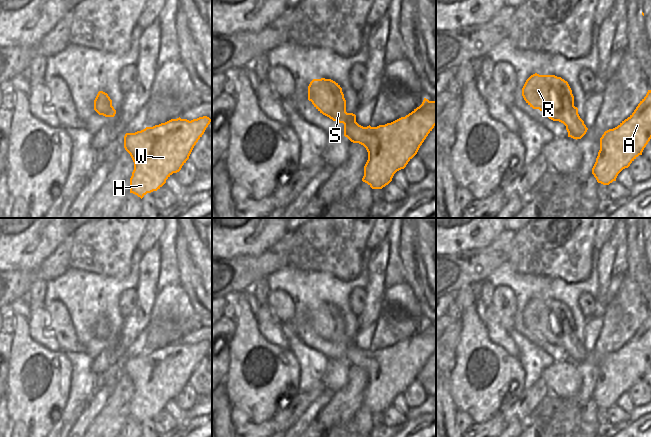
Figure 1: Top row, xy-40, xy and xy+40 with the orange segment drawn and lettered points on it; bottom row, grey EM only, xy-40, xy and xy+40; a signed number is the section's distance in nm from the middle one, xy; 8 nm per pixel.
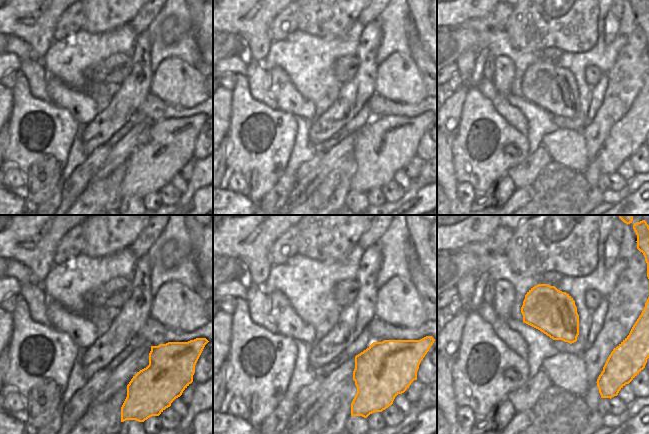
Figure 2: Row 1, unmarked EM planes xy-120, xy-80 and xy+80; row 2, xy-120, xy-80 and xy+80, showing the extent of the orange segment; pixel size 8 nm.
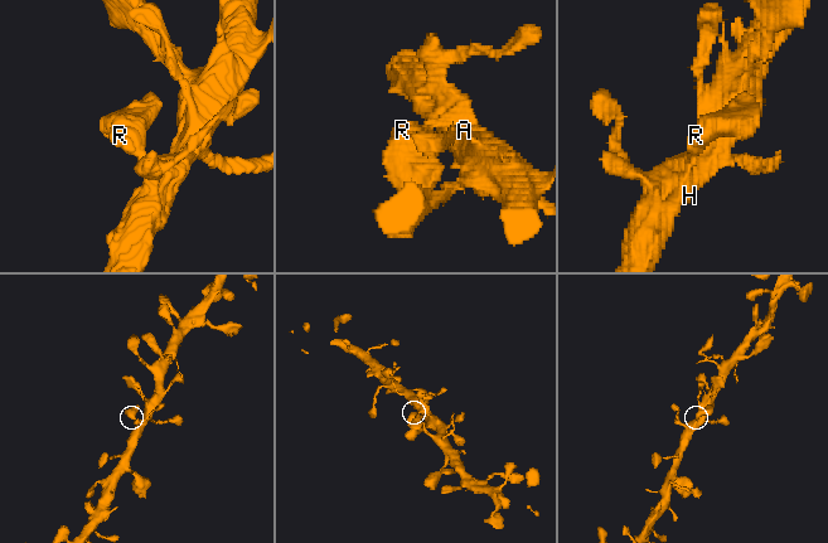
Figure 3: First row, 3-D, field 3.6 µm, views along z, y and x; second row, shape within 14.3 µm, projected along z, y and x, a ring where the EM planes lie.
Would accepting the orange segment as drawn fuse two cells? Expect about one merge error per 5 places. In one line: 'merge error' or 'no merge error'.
no merge error

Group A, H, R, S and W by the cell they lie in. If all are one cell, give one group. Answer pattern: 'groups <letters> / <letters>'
groups A H R S W

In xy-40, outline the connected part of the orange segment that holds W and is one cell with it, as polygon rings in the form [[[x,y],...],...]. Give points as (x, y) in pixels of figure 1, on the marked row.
[[[207,116],[191,121],[179,117],[135,133],[126,133],[124,148],[134,162],[134,170],[130,178],[130,193],[142,199],[147,193],[160,189],[173,173],[181,170],[211,121]]]

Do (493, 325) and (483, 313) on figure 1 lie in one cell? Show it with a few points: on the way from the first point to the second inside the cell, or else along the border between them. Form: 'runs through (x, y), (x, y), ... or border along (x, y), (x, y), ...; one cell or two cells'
border along (492, 309), (489, 318), (484, 323); two cells

